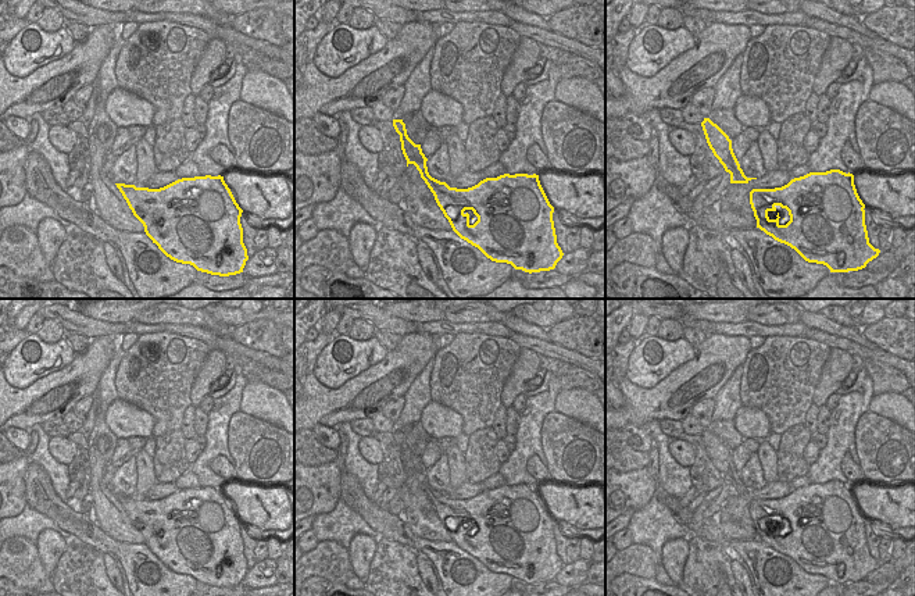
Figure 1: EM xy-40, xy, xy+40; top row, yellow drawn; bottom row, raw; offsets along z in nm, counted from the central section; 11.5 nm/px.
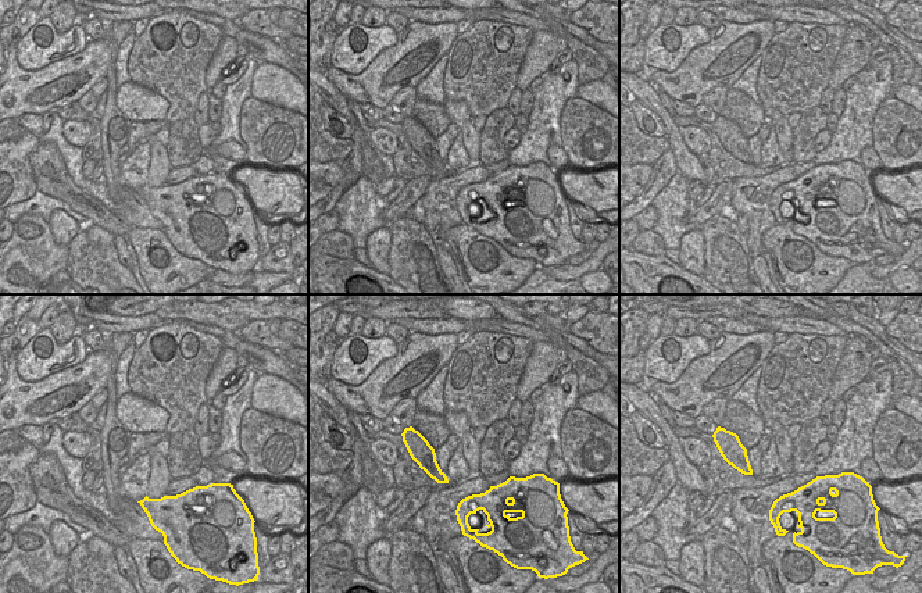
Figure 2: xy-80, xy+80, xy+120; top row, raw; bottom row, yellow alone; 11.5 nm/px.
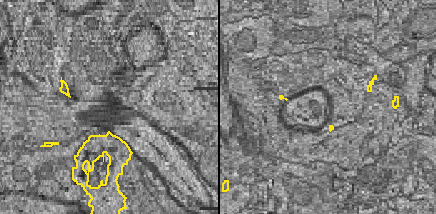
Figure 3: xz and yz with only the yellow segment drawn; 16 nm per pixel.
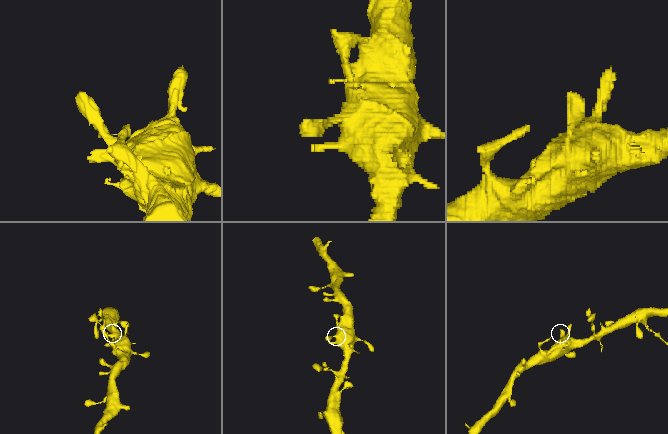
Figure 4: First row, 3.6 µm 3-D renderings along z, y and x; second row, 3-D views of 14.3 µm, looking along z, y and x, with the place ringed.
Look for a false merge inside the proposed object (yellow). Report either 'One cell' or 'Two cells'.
One cell.

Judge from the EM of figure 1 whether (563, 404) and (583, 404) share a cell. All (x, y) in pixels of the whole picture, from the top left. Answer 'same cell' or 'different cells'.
same cell

